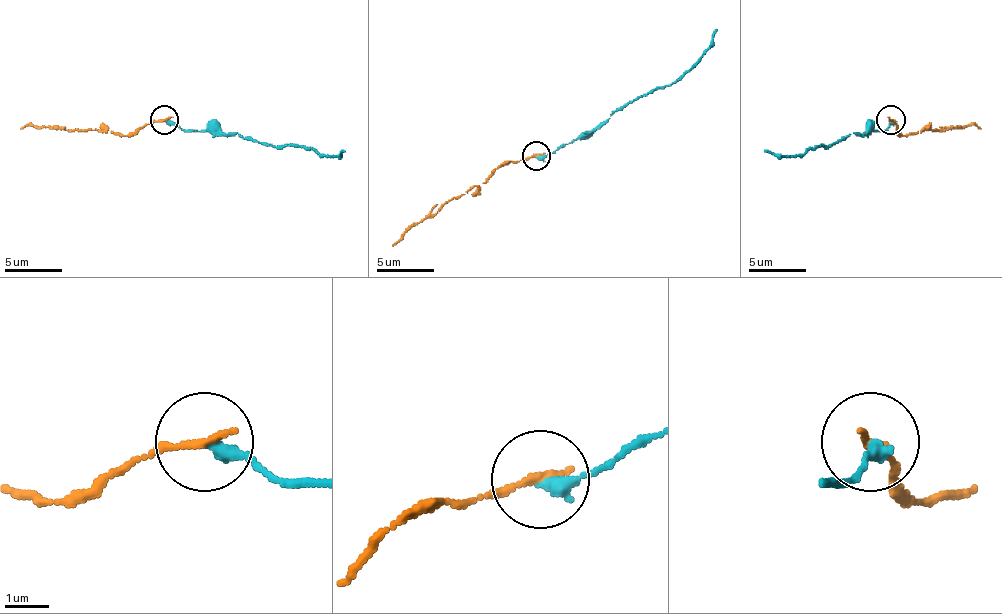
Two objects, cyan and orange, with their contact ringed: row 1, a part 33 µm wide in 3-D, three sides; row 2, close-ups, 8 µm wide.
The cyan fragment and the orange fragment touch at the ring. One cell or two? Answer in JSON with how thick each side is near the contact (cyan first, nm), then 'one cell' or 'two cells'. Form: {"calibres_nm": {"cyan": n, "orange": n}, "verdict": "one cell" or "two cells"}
{"calibres_nm": {"cyan": 320, "orange": 190}, "verdict": "one cell"}

